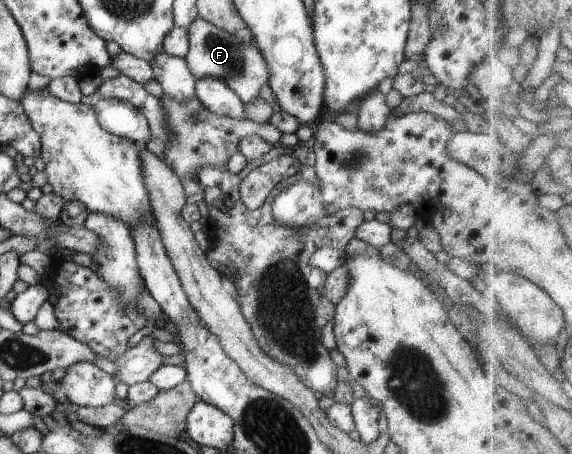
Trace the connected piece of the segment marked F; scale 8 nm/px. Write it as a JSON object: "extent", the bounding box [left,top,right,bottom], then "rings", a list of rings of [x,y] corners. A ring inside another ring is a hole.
{"extent":[185,16,269,103],"rings":[[[199,16],[189,24],[187,29],[189,49],[185,59],[191,73],[196,78],[207,76],[221,78],[244,103],[256,100],[260,89],[267,83],[269,72],[266,61],[254,42],[243,43],[240,37],[219,29]]]}

